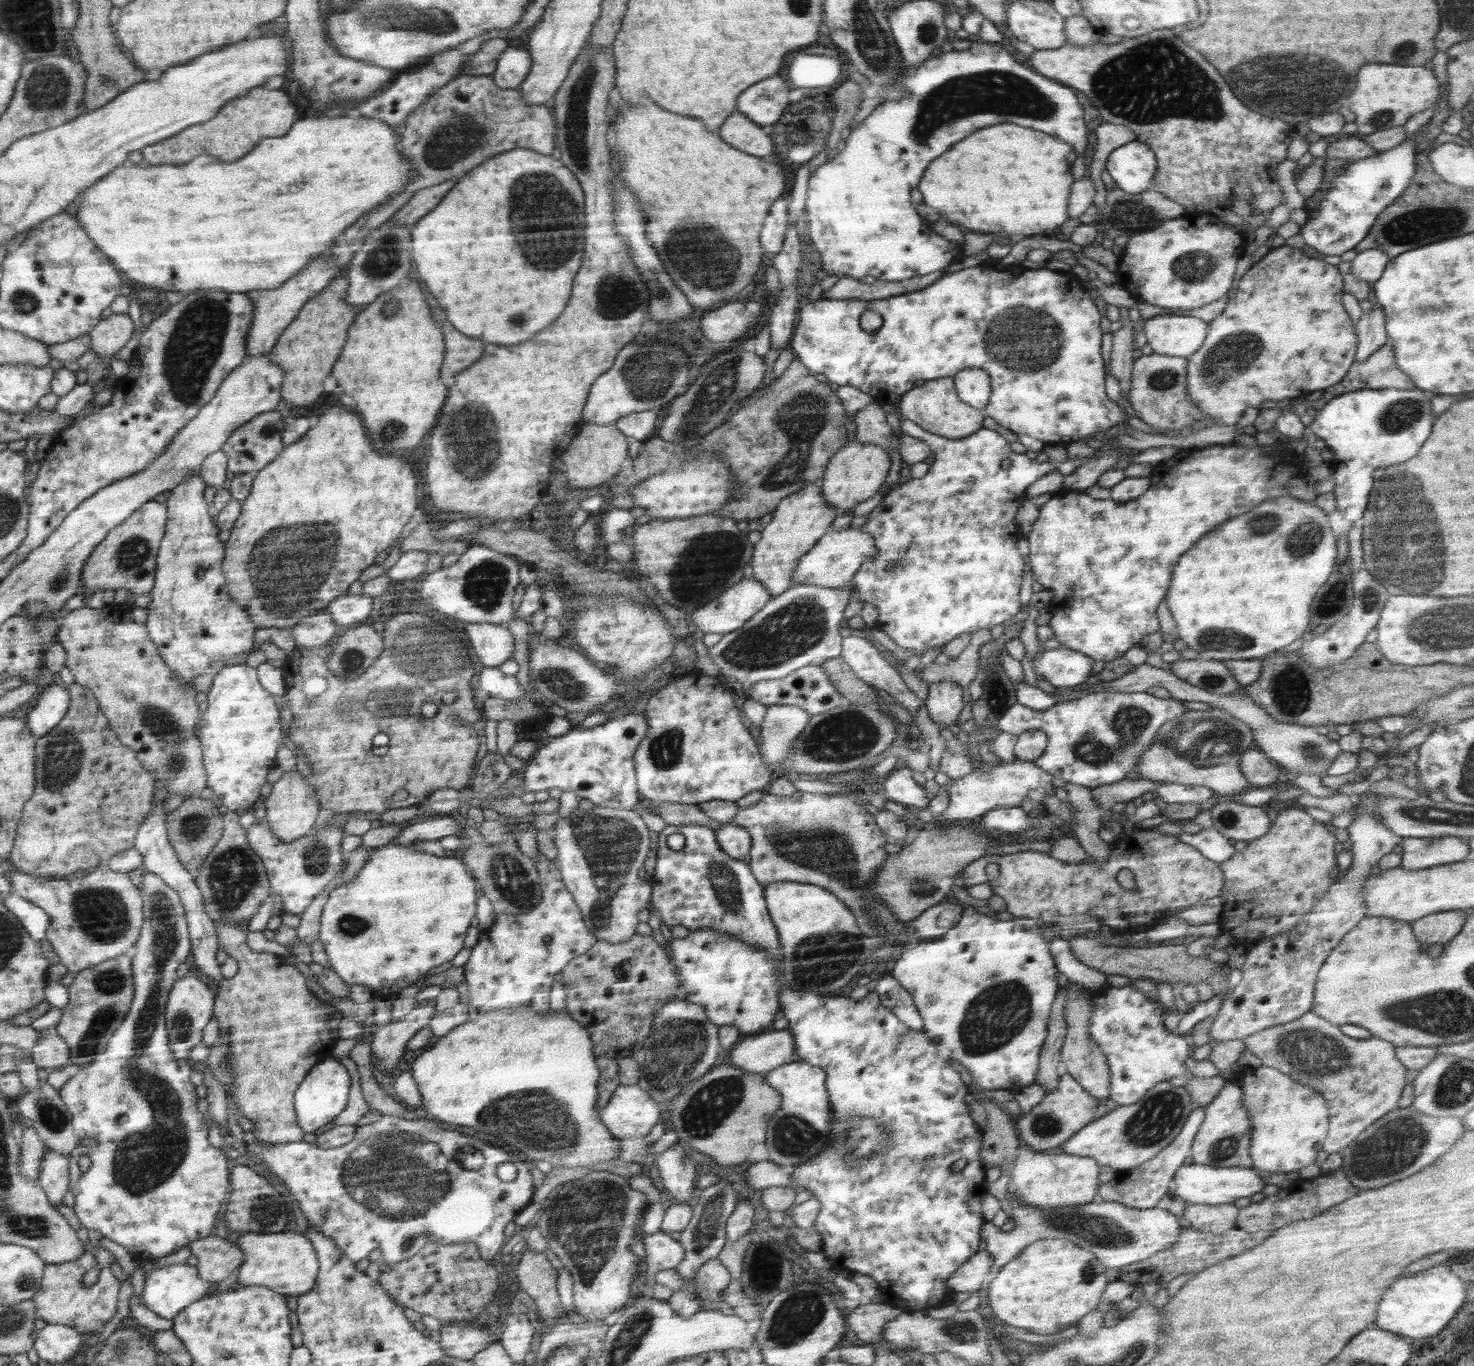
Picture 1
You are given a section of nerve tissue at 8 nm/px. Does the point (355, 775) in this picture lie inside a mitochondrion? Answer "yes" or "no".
no

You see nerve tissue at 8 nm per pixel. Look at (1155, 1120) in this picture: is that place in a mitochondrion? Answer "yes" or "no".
yes

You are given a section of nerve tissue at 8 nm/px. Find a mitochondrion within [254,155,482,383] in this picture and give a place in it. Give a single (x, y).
(384, 260)

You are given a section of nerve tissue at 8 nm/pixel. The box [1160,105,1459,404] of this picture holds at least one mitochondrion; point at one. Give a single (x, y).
(1233, 355)

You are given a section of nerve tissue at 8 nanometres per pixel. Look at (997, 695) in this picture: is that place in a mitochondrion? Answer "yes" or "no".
yes

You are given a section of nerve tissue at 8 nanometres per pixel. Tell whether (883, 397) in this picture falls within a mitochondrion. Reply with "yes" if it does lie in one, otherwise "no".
no

